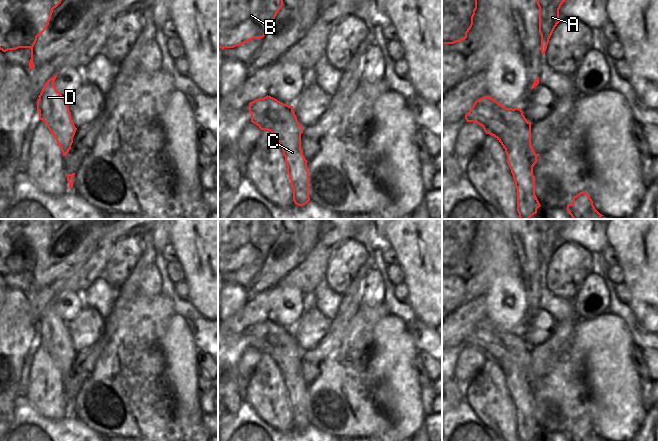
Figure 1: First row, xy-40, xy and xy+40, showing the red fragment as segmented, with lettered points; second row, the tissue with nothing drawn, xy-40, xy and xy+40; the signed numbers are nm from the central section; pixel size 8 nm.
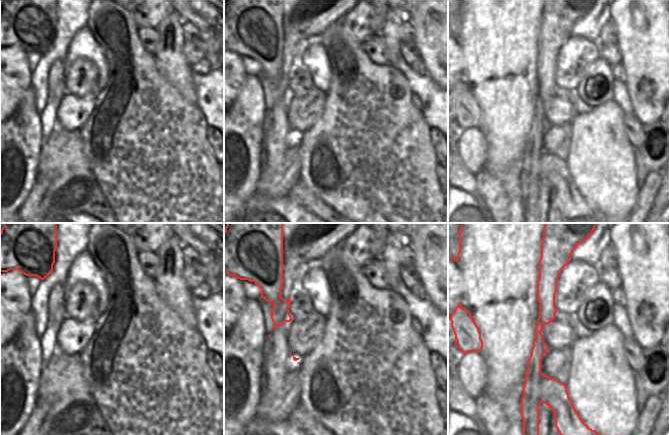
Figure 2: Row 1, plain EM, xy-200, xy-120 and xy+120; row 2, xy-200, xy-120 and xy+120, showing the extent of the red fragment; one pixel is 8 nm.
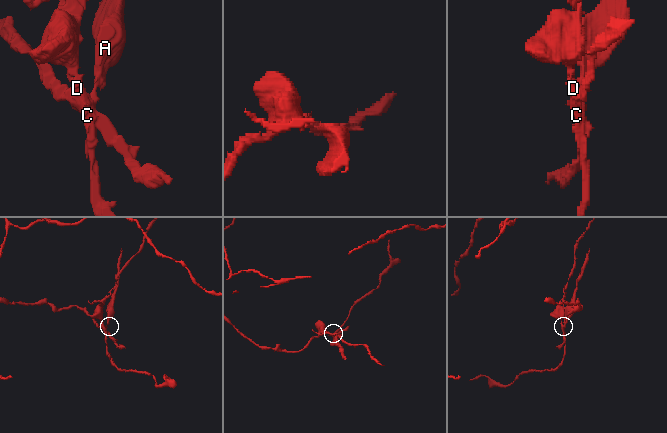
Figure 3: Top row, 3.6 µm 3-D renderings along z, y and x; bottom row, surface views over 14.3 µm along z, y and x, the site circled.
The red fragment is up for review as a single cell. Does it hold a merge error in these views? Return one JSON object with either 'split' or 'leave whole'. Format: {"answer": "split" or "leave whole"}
{"answer": "split"}

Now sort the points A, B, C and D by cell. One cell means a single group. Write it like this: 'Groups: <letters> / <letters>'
Groups: A / B C D

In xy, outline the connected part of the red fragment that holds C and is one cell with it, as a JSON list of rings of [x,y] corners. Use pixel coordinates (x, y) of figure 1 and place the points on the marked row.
[[[296,119],[278,120],[271,125],[271,129],[271,133],[283,145],[282,151],[293,189],[293,201],[298,206],[304,206],[310,201],[310,197],[308,161],[301,149],[301,126]]]

